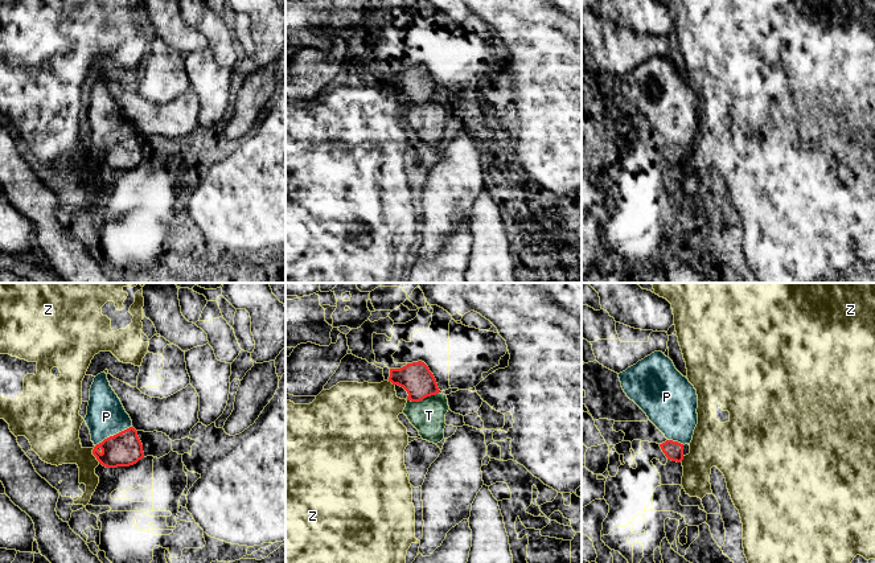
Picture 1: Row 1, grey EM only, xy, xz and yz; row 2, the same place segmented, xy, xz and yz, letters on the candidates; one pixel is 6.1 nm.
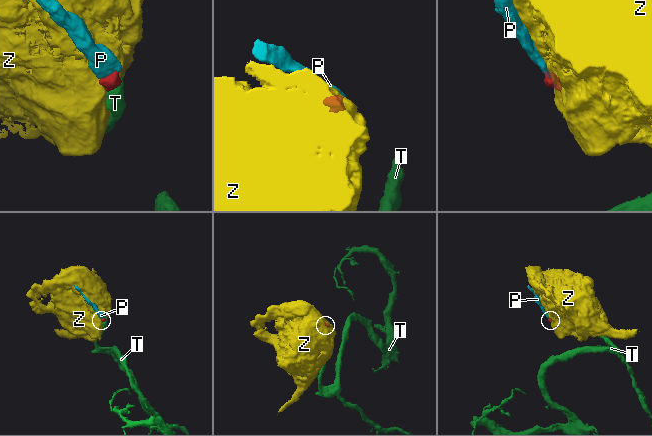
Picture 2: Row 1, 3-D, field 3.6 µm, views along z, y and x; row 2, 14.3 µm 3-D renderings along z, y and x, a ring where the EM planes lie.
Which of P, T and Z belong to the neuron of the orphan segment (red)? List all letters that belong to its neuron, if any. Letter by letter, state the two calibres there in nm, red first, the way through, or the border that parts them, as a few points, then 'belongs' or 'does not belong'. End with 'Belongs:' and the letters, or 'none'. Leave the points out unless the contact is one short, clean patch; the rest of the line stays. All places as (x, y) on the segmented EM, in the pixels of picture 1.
P: 200 nm thick on the red side, 240 nm on the other; runs through xy (124, 448), (114, 435), (106, 416); belongs
T: 190 nm thick on the red side, 200 nm on the other; runs through xz (415, 378), (422, 387), (422, 399), (428, 415); belongs
Z: 200 nm thick on the red side, 280 nm on the other; border along xy (93, 448), (93, 455), (99, 463); does not belong
Belongs: P, T

